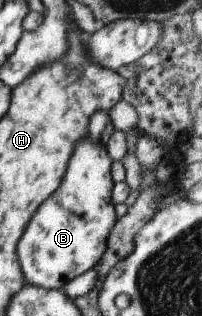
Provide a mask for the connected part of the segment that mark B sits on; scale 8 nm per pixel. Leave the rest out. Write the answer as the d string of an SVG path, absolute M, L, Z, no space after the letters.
M89 136L74 146L62 184L46 202L42 202L18 242L18 258L25 283L64 291L68 282L94 269L102 259L109 233L118 220L111 202L111 191L115 186L112 164L107 148Z

